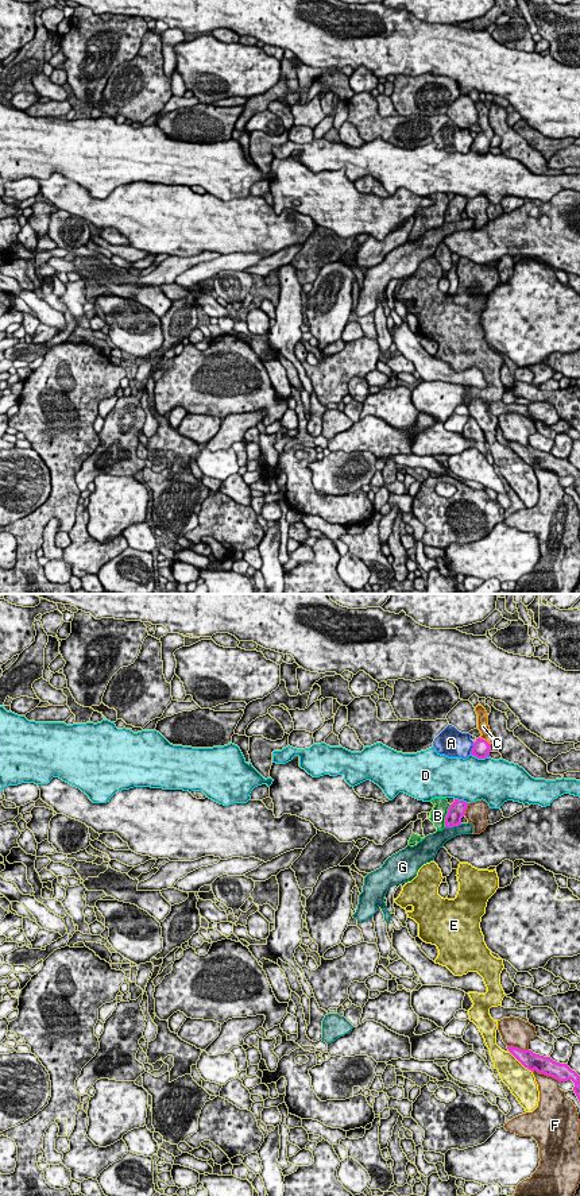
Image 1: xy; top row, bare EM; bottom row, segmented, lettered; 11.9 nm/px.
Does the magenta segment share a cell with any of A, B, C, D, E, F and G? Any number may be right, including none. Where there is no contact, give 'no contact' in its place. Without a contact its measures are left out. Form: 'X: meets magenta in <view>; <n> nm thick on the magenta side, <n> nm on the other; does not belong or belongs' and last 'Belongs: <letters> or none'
A: meets magenta in xy; 200 nm thick on the magenta side, 320 nm on the other; does not belong
B: meets magenta in xy; 200 nm thick on the magenta side, 190 nm on the other; does not belong
C: meets magenta in xy; 200 nm thick on the magenta side, 130 nm on the other; belongs
D: meets magenta in xy; 200 nm thick on the magenta side, 480 nm on the other; does not belong
E: meets magenta in xy; 200 nm thick on the magenta side, 340 nm on the other; does not belong
F: meets magenta in xy; 200 nm thick on the magenta side, 280 nm on the other; does not belong
G: meets magenta in xy; 200 nm thick on the magenta side, 180 nm on the other; does not belong
Belongs: C

